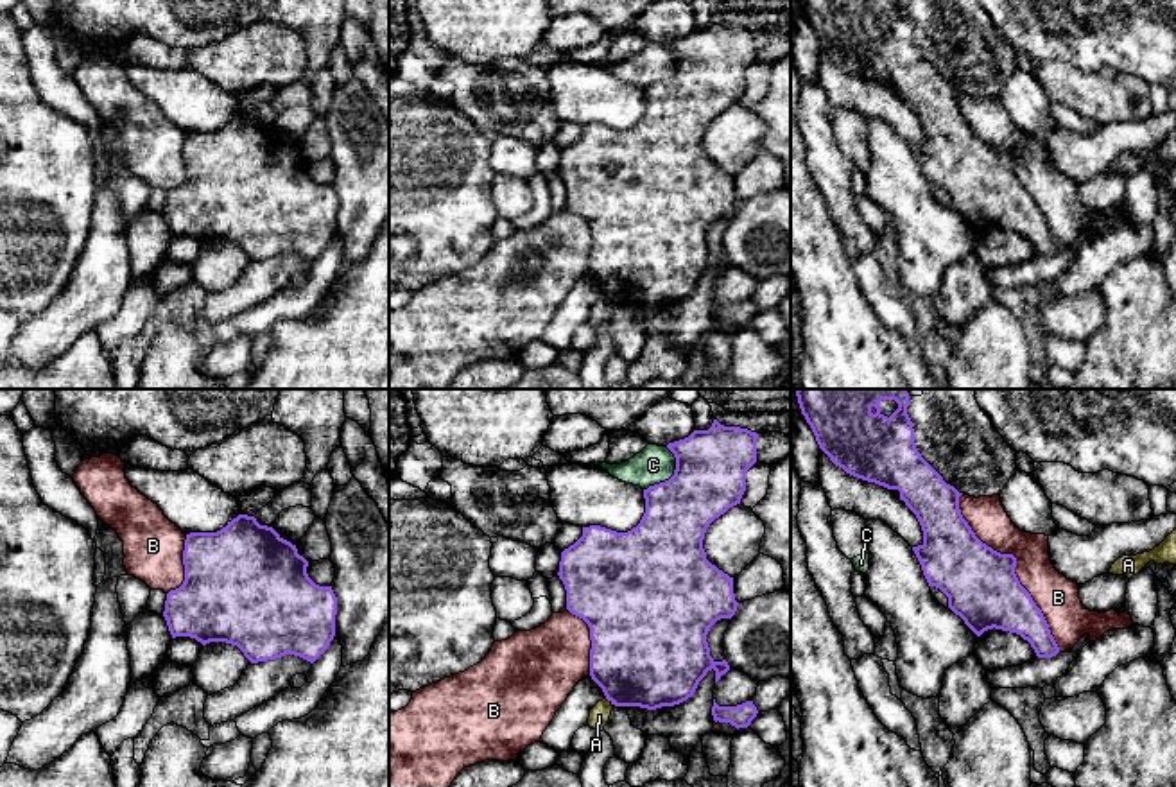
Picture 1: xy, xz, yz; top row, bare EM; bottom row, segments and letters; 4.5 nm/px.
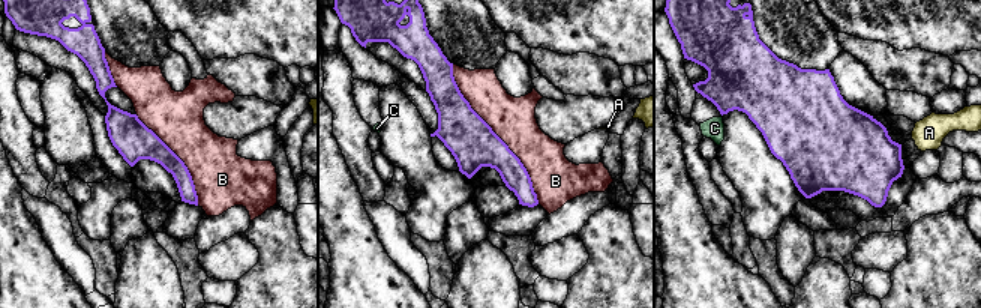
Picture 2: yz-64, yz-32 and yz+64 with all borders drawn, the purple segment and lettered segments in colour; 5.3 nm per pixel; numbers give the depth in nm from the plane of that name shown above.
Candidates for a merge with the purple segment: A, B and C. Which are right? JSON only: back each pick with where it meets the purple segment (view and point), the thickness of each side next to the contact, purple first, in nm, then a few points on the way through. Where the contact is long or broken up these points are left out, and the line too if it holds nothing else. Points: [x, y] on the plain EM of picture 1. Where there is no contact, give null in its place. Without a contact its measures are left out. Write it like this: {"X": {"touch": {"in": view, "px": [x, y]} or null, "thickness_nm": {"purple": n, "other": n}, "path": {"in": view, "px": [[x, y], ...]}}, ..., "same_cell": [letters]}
{"same_cell": []}

